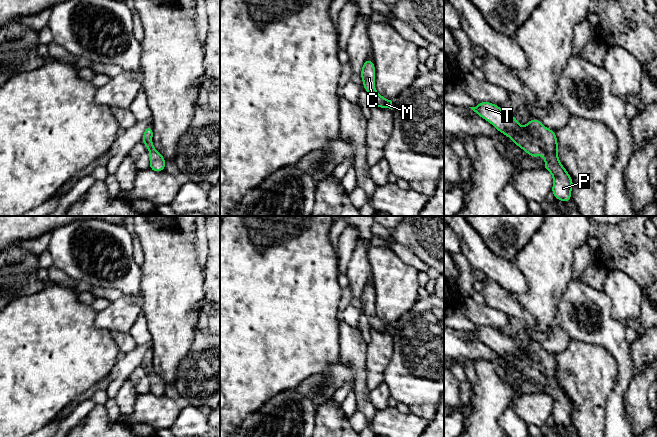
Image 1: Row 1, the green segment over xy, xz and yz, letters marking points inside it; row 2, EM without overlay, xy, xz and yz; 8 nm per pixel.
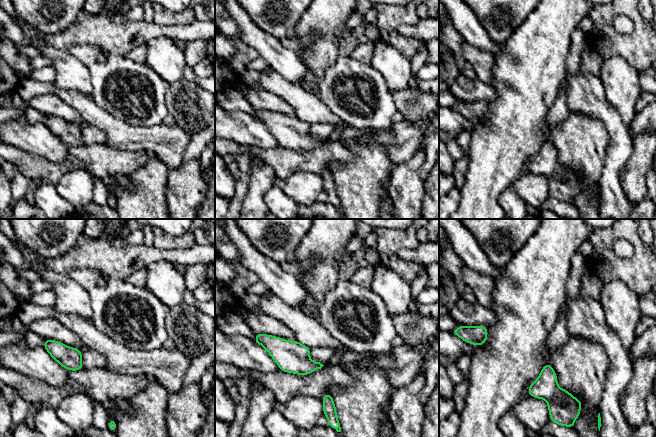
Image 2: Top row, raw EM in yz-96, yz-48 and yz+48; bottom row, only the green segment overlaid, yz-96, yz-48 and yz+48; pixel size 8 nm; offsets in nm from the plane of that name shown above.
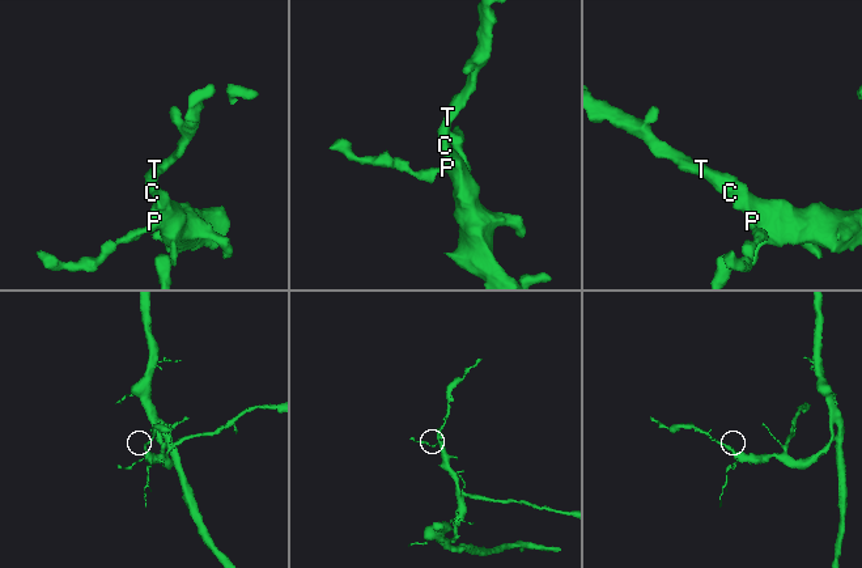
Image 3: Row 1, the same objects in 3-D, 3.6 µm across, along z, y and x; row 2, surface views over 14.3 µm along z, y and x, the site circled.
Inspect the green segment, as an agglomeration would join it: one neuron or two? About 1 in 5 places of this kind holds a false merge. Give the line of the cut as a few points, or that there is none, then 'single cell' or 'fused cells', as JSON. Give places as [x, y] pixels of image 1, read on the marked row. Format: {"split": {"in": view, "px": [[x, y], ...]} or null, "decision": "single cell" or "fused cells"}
{"split": null, "decision": "single cell"}

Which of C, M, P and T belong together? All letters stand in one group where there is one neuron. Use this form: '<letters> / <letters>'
C M P T

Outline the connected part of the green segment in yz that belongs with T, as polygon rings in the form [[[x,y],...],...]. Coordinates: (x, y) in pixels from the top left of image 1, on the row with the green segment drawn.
[[[480,102],[476,107],[469,108],[499,132],[508,136],[527,154],[534,158],[542,155],[545,158],[543,169],[553,175],[552,194],[565,203],[571,200],[573,180],[557,155],[558,143],[555,131],[543,126],[539,119],[529,120],[525,127],[521,127],[513,115],[490,102]]]

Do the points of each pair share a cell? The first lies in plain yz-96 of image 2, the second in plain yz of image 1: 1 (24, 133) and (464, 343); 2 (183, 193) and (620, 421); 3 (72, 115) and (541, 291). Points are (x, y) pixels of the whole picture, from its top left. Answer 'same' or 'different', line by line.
1: same
2: different
3: different

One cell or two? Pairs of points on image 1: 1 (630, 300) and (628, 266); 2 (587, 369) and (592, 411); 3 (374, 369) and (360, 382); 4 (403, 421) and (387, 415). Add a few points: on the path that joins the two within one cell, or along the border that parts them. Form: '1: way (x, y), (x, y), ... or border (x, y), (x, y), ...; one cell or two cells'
1: border (607, 269), (623, 271), (642, 287); two cells
2: way (588, 379), (589, 401); one cell
3: border (366, 352), (366, 385), (370, 389); two cells
4: way (399, 421), (391, 419); one cell

